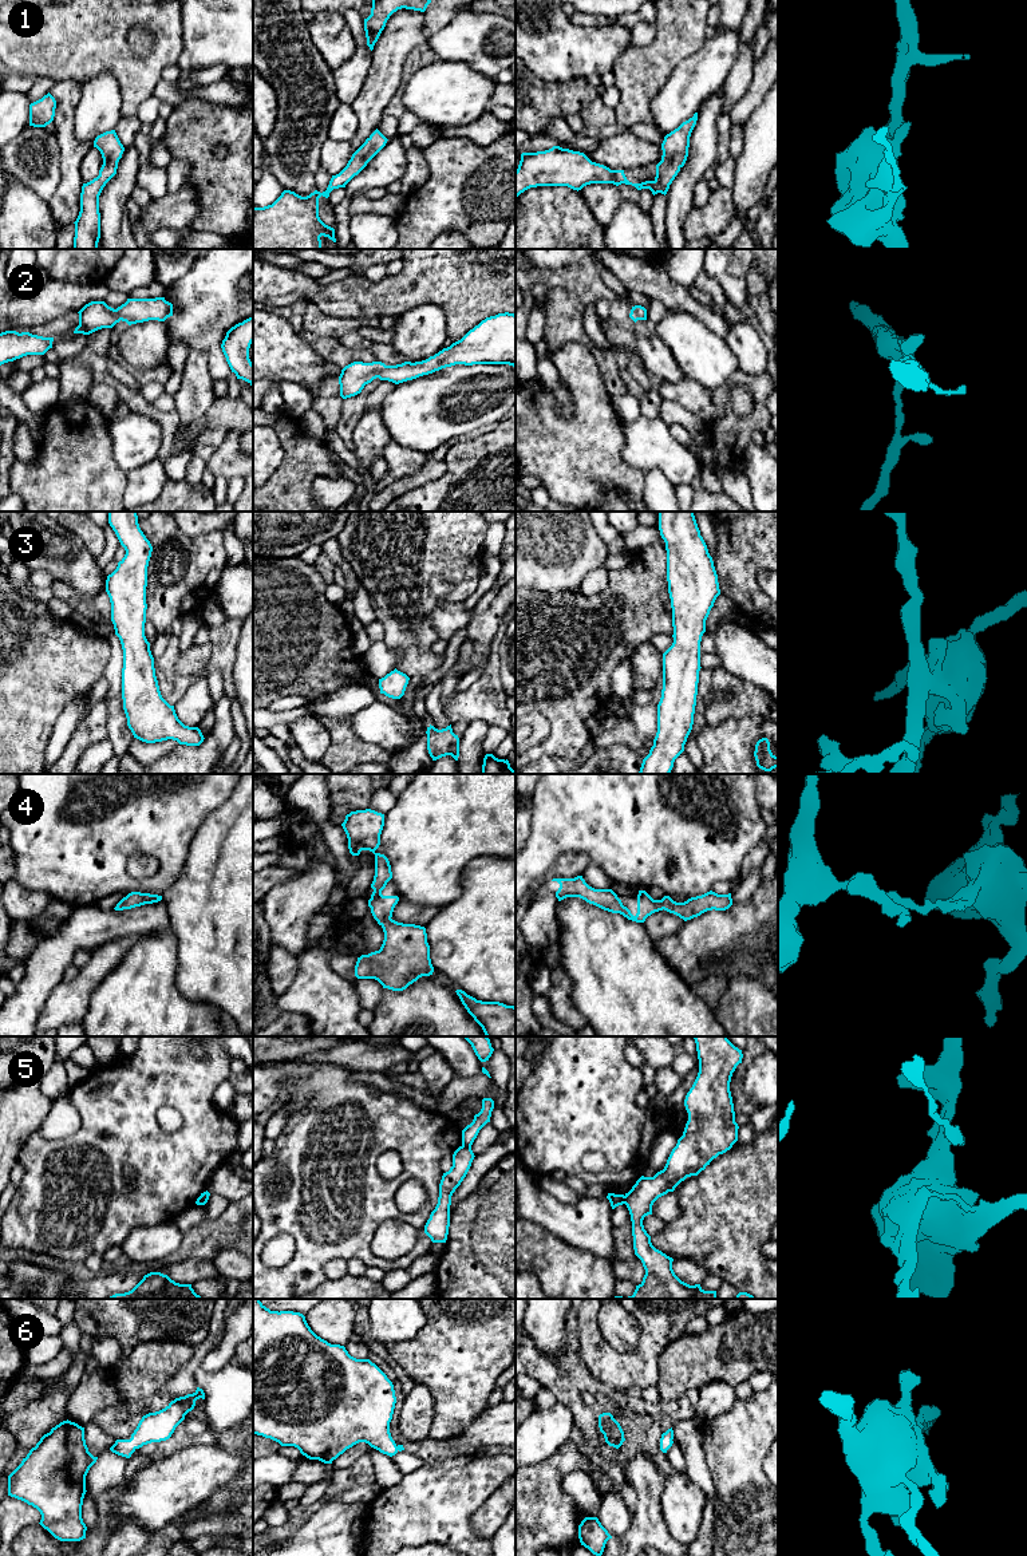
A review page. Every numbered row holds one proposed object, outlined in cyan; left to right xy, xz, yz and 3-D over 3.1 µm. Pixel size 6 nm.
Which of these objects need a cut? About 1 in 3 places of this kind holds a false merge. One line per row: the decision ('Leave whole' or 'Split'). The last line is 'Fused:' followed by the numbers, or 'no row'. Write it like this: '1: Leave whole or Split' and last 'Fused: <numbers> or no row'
1: Leave whole
2: Leave whole
3: Leave whole
4: Leave whole
5: Split
6: Leave whole
Fused: 5

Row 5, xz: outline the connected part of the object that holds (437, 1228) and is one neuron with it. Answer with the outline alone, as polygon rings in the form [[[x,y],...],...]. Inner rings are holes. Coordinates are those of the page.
[[[459,1146],[453,1154],[453,1166],[442,1176],[438,1204],[424,1225],[424,1233],[432,1243],[446,1243],[447,1240],[451,1196],[466,1177],[474,1157],[471,1148]]]

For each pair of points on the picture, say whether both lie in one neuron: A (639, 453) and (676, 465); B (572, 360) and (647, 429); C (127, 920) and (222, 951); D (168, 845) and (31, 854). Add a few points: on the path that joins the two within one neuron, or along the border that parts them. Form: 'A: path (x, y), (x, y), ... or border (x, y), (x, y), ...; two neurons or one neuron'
A: path (648, 453), (664, 453), (667, 455); one neuron
B: border (620, 421), (621, 453); two neurons
C: border (162, 897), (166, 905), (169, 928); two neurons
D: path (134, 842), (109, 842), (101, 850), (64, 850); one neuron

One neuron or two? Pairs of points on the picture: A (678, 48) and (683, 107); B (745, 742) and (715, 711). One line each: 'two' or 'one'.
A: two
B: two

